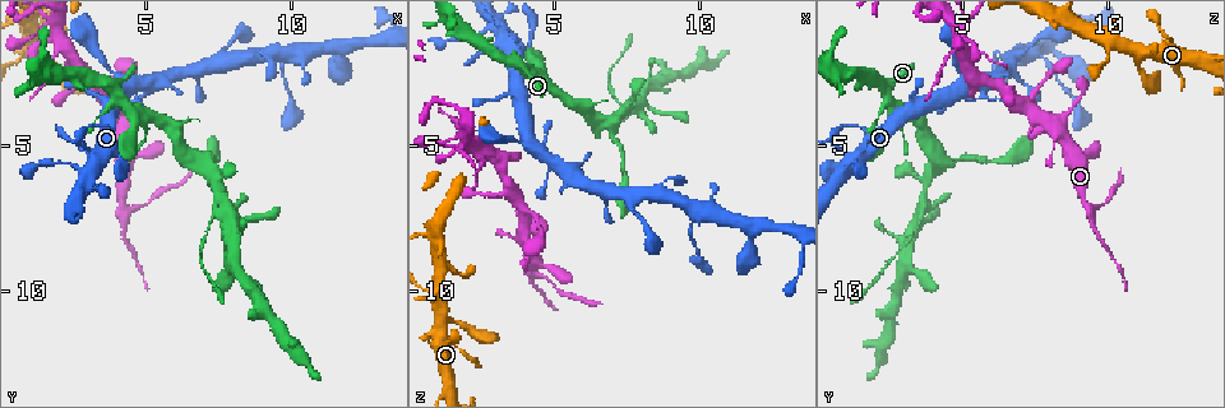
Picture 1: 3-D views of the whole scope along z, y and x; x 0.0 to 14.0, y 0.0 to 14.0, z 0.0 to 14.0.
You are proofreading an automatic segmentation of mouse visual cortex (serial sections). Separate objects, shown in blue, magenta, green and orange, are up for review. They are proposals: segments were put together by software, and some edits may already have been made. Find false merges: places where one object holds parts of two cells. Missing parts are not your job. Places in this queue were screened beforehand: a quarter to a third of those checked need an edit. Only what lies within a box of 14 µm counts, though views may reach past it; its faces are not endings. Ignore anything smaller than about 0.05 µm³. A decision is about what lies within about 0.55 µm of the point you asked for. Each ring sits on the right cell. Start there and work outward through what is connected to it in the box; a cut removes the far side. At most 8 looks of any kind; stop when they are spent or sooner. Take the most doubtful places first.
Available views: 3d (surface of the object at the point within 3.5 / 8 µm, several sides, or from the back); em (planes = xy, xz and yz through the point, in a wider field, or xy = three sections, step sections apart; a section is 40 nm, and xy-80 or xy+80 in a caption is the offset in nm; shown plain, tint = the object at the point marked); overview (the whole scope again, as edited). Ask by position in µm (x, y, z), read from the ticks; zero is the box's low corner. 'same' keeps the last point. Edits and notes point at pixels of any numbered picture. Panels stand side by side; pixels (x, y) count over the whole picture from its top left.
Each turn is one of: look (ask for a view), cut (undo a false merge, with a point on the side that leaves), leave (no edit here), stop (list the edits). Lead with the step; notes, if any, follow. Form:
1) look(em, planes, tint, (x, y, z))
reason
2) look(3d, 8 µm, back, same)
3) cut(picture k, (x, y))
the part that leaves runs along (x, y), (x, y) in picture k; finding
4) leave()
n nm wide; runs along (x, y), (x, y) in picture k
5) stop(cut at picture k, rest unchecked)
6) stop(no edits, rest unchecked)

look(3d, 3.5 µm, (4.2, 7.3, 9.3))

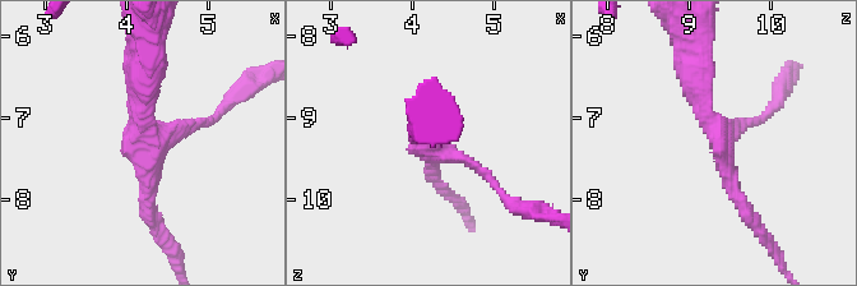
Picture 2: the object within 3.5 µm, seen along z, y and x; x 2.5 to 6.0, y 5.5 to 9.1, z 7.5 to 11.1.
look(em, xy, step 2, tint, (4.25, 7.20, 9.35))
3 arms; arms of 100, 200, 350 nm; shape alone is not enough

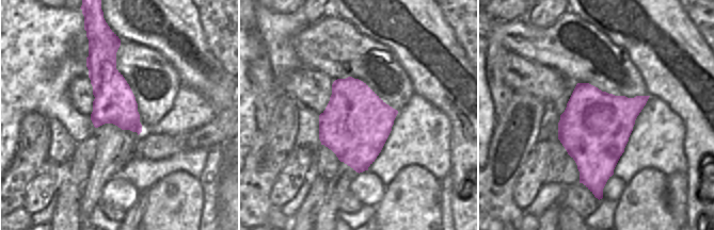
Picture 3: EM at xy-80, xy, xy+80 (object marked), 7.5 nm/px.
cut(picture 2, (769, 111))
the part that leaves runs along (740, 128), (763, 116), (792, 69) in picture 2; a second cell is stuck on

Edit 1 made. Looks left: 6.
look(overview)

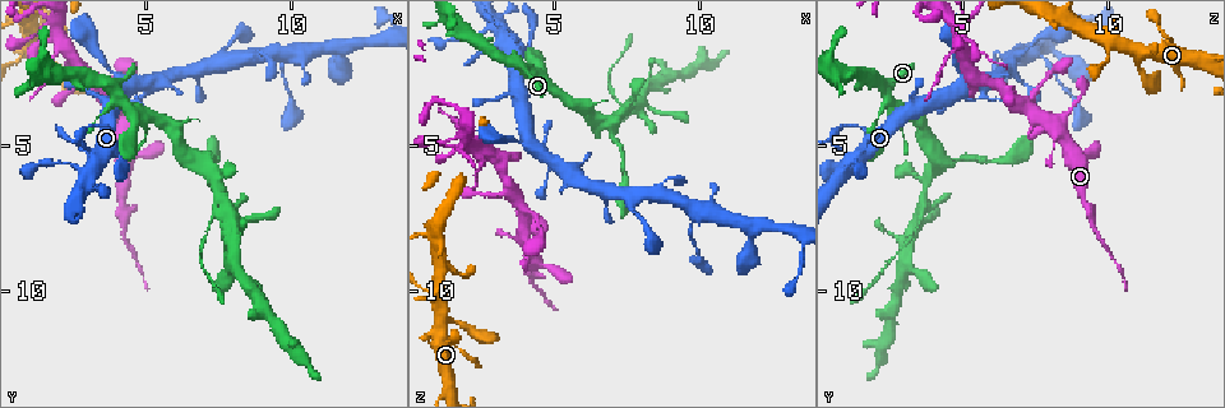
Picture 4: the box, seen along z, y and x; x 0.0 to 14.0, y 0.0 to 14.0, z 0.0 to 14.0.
look(3d, 3.5 µm, (1.9, 1.1, 4.9))
two arms at a narrow angle

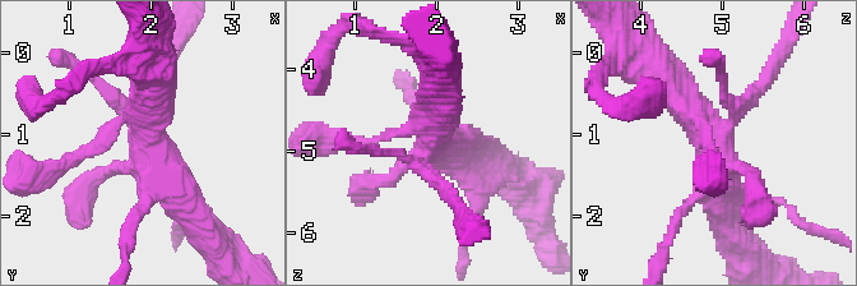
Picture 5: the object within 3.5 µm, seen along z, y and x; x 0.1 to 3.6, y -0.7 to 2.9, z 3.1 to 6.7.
look(em, xy, step 1, tint, (1.95, 1.10, 4.95))
now the EM

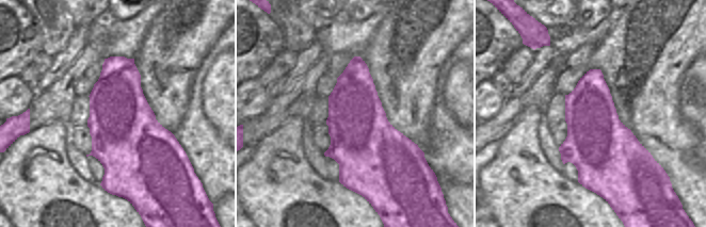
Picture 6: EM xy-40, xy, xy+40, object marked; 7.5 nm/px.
cut(picture 5, (103, 88))
the part that leaves runs along (736, 118), (782, 55), (788, 55) in picture 5; a second cell is stuck on

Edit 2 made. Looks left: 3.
look(3d, 3.5 µm, (1.4, 2.0, 11.1))
branch point

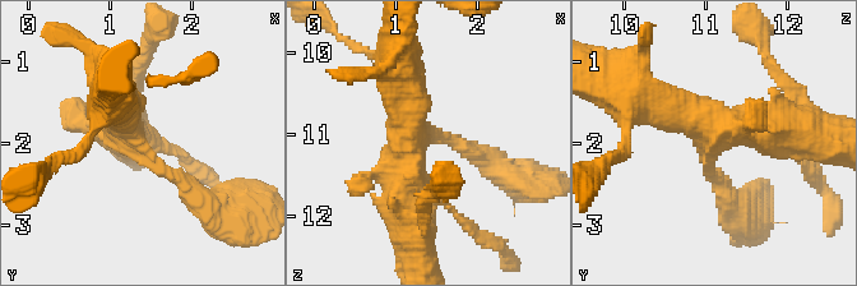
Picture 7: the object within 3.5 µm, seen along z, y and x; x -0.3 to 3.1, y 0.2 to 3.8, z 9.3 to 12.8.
look(em, xy, step 5, tint, (1.35, 2.05, 11.05))

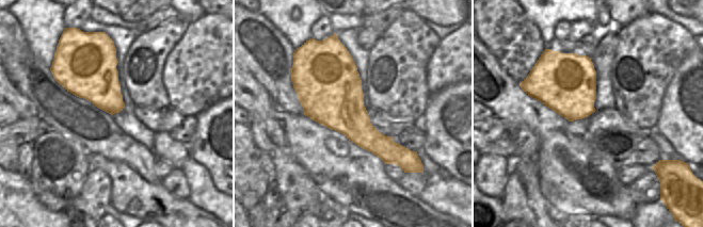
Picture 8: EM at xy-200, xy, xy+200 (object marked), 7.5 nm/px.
leave()
runs along (802, 134), (717, 127), (639, 98) in picture 7; one cell here

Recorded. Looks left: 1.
stop(cut at picture 2, cut at picture 5, rest unchecked)

